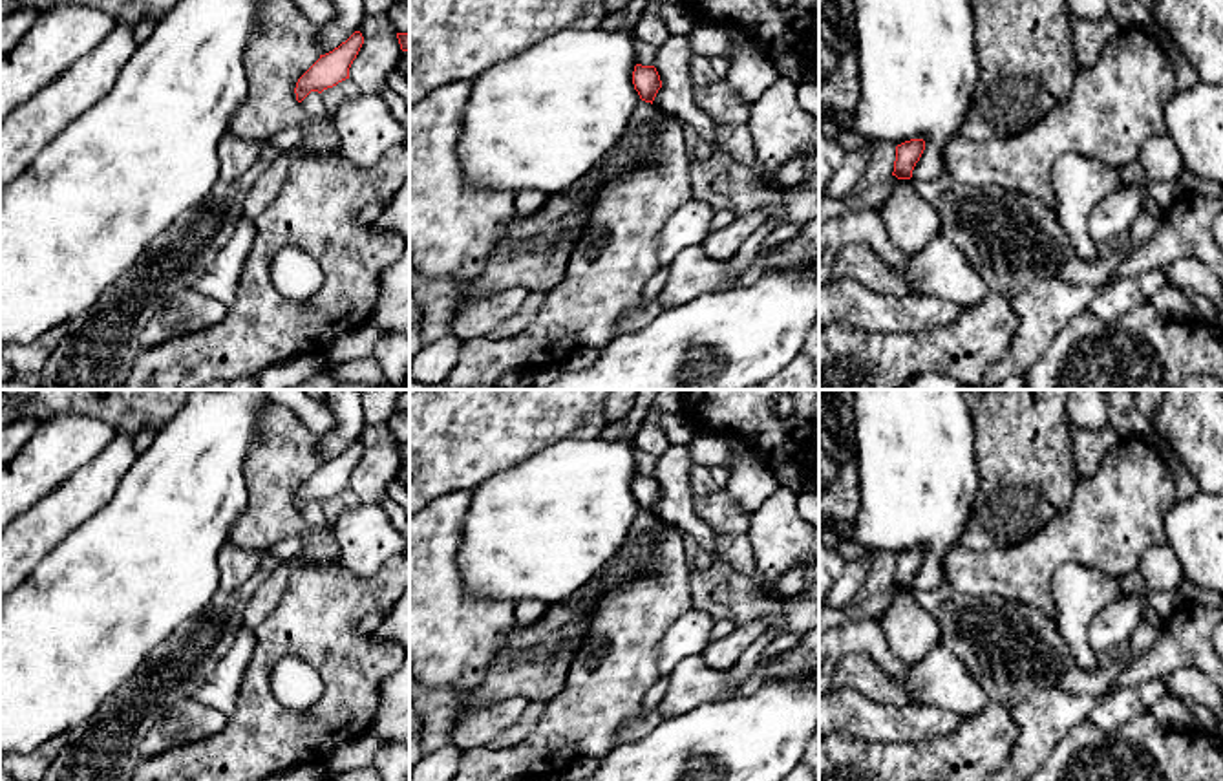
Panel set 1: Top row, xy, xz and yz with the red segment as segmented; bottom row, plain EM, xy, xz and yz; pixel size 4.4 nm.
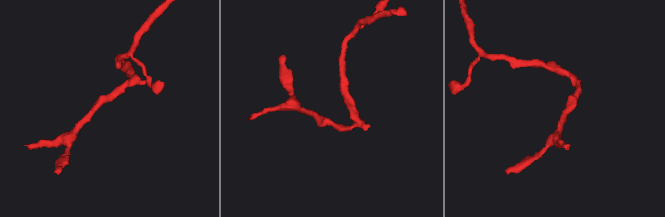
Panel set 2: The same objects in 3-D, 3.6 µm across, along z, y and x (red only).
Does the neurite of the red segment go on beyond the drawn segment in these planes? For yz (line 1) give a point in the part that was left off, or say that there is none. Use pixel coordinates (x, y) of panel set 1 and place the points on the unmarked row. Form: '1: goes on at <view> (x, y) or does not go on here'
1: does not go on here

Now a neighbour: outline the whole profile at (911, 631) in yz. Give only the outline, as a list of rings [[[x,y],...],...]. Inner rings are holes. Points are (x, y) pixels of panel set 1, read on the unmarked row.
[[[890,585],[887,596],[888,605],[879,620],[881,633],[894,658],[914,664],[940,644],[940,626],[916,602],[912,587]]]

